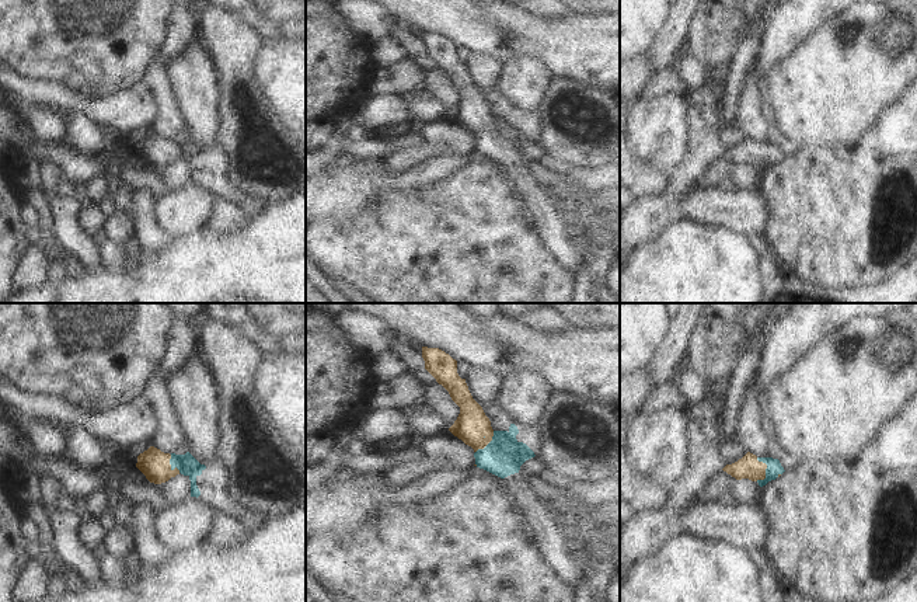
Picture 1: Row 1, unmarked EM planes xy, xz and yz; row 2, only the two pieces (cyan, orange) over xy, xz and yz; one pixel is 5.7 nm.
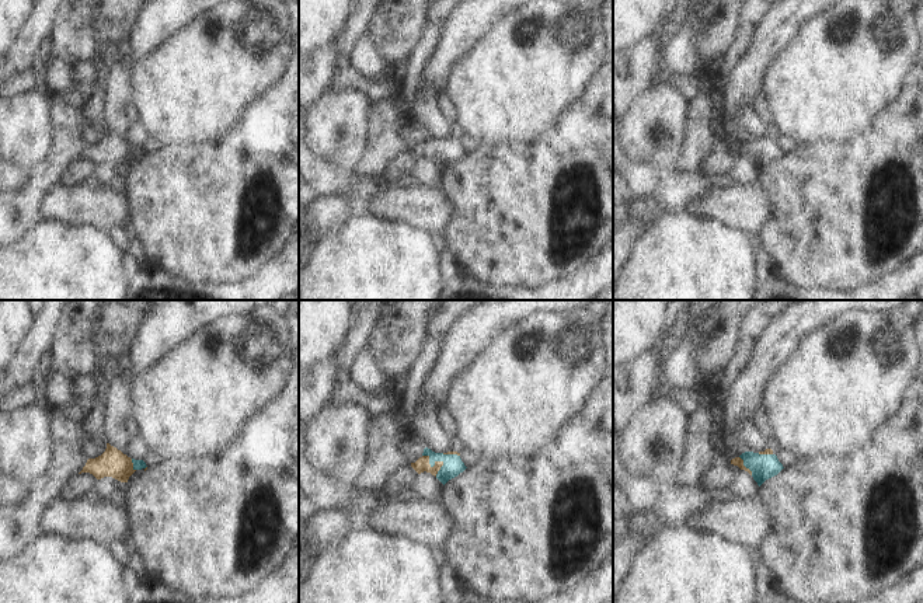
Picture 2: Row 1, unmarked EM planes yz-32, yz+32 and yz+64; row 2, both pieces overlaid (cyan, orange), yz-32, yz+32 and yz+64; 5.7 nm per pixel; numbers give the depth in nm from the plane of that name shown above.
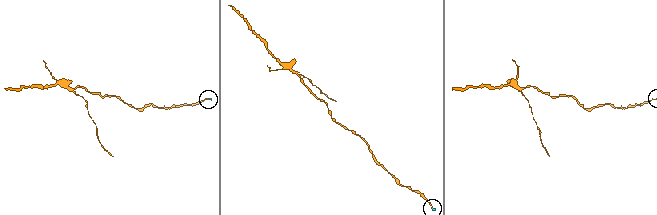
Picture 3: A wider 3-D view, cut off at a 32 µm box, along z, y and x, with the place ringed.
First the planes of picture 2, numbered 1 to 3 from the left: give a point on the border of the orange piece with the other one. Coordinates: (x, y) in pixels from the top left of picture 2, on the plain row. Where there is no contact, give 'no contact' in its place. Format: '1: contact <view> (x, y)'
1: contact yz-32 (133, 150)
2: contact yz+32 (436, 146)
3: contact yz+64 (745, 152)

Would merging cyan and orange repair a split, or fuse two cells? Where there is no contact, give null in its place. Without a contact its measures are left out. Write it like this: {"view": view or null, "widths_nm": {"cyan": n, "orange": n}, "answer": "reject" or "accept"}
{"view": "yz", "widths_nm": {"cyan": 90, "orange": 130}, "answer": "accept"}

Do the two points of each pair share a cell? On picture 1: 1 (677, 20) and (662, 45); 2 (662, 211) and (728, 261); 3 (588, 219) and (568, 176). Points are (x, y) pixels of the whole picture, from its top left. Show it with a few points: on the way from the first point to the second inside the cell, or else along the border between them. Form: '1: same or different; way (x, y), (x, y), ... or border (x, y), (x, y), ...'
1: same; way (677, 25), (668, 39)
2: different; border (680, 218), (649, 240)
3: same; way (578, 208), (578, 187)

